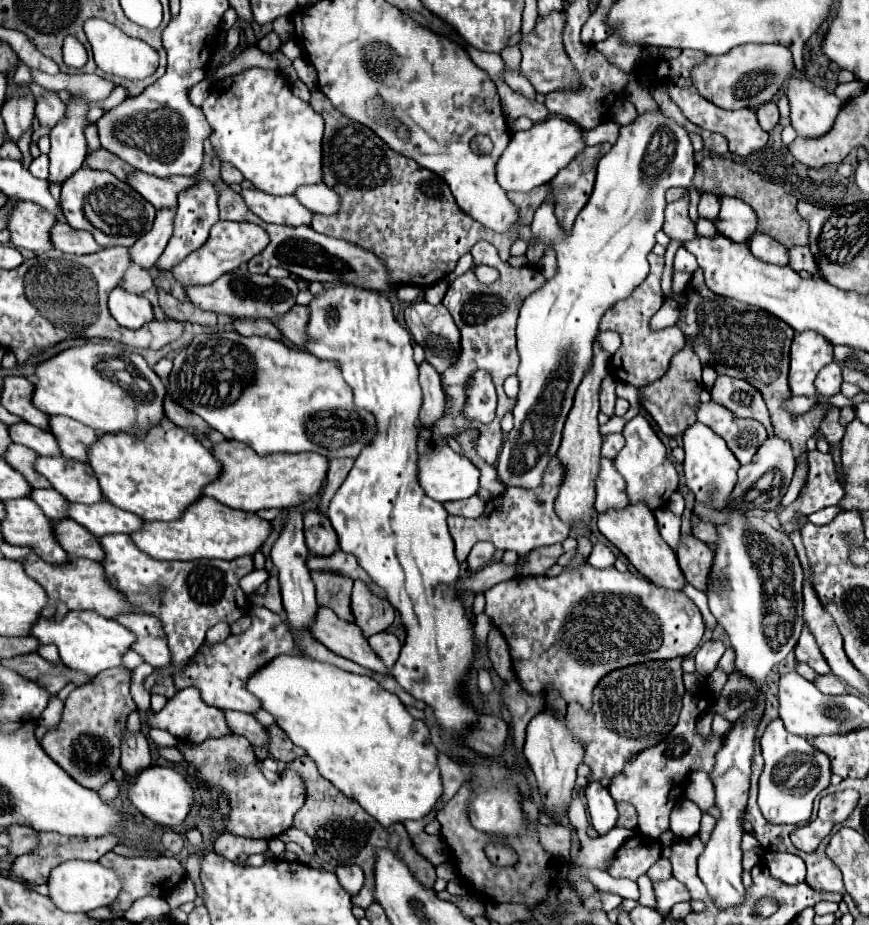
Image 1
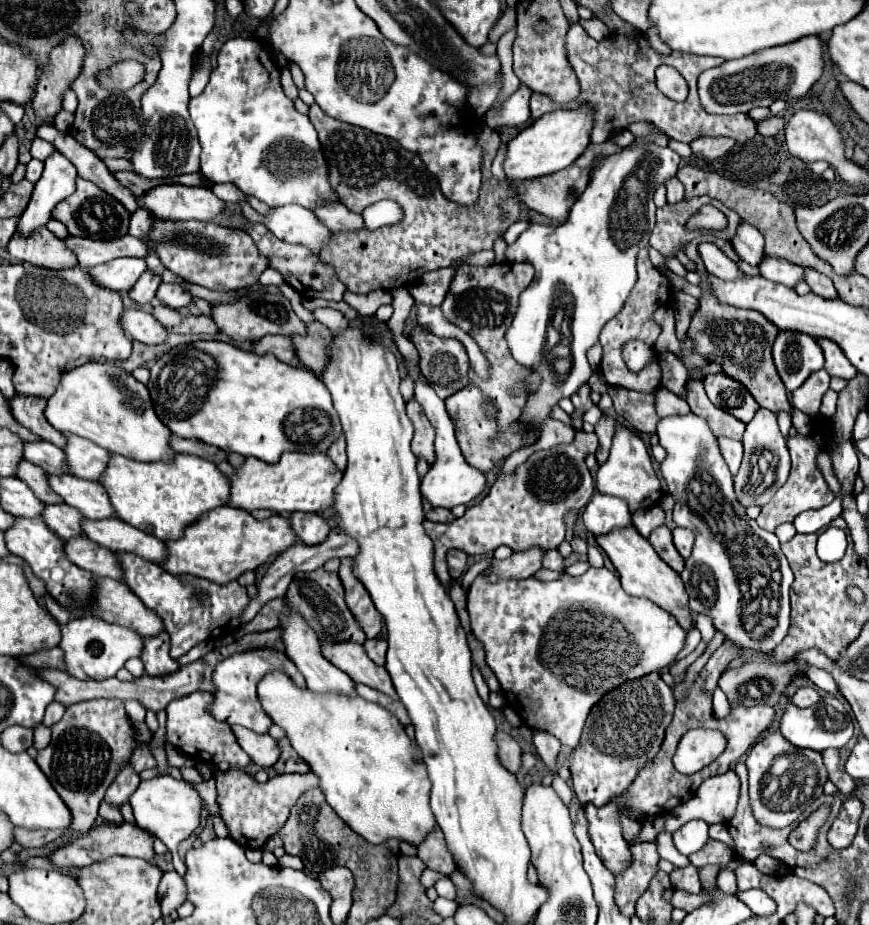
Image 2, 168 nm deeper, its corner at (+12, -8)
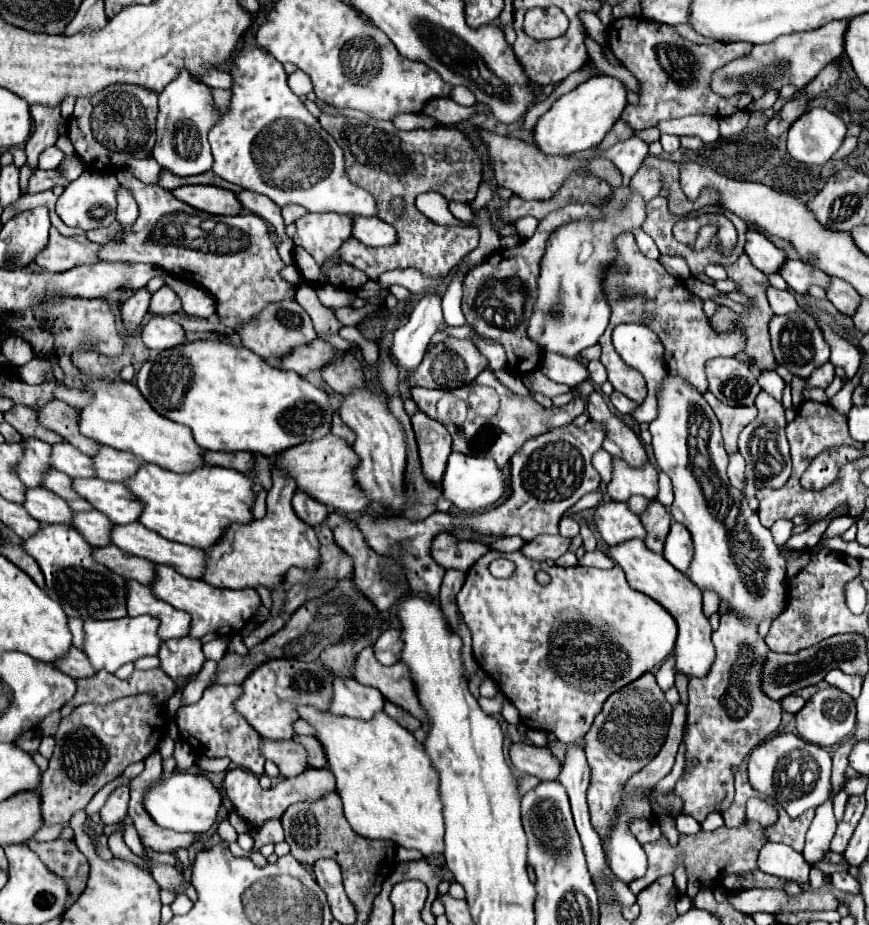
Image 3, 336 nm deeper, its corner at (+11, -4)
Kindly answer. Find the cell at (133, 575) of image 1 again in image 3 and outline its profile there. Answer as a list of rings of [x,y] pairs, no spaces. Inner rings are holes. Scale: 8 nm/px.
[[[157,565],[157,579],[151,585],[155,597],[167,601],[169,605],[173,605],[175,609],[187,611],[193,615],[193,625],[191,625],[191,637],[201,639],[205,633],[239,633],[247,621],[251,621],[257,613],[257,609],[261,607],[261,599],[259,593],[255,589],[219,589],[213,587],[205,581],[199,579],[189,579],[181,573],[177,573],[175,569],[167,567],[167,565]]]

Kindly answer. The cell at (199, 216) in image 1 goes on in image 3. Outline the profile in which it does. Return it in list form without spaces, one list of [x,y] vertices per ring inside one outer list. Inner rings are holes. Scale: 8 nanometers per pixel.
[[[141,287],[135,291],[135,295],[129,301],[125,301],[121,305],[121,321],[123,321],[123,327],[129,337],[139,329],[145,313],[149,309],[149,299],[151,299],[151,295],[147,293],[145,287]]]

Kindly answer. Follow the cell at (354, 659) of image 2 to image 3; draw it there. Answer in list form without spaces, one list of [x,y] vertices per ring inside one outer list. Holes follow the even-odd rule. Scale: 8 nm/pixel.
[[[369,645],[359,653],[353,675],[363,685],[379,689],[385,699],[403,707],[413,717],[419,717],[421,723],[427,723],[425,711],[419,703],[419,697],[417,697],[417,691],[415,691],[415,685],[413,685],[411,673],[409,673],[409,667],[403,661],[399,661],[391,667],[385,667],[377,661],[377,657],[373,655],[373,649]]]

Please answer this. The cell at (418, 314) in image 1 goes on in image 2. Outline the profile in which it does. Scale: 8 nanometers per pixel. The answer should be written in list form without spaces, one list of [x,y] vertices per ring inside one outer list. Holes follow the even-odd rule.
[[[416,325],[414,345],[420,353],[420,371],[440,399],[466,387],[468,355],[458,339],[442,339]]]

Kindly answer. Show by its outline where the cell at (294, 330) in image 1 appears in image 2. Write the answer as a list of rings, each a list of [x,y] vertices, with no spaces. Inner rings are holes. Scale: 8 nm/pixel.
[[[320,321],[308,323],[304,337],[292,337],[290,335],[290,341],[292,341],[294,349],[296,349],[298,359],[302,361],[302,365],[306,369],[312,369],[316,375],[320,375],[324,365],[326,365],[324,351],[328,347],[330,339],[332,339],[330,329],[326,325],[322,325]]]

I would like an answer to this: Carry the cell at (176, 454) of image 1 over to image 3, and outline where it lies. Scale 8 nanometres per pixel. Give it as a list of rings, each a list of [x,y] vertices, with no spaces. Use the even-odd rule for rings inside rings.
[[[143,463],[141,469],[129,481],[125,481],[125,485],[145,503],[139,523],[169,541],[191,547],[209,549],[223,537],[229,525],[245,525],[253,519],[253,481],[235,469],[205,465],[193,473],[177,475],[173,471],[165,471],[163,467]]]

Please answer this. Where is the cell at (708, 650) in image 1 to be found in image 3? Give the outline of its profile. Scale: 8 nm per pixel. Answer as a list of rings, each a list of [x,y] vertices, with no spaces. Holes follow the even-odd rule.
[[[709,589],[703,591],[703,611],[705,611],[707,617],[709,617],[711,613],[717,613],[719,603],[721,603],[721,599],[719,599],[713,591],[709,591]]]

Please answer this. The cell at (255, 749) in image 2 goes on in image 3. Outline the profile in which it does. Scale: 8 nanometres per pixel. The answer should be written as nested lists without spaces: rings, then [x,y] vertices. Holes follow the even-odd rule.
[[[263,739],[261,751],[267,759],[271,759],[281,769],[283,777],[297,777],[305,773],[305,769],[309,767],[305,749],[301,749],[301,745],[297,745],[295,741]]]

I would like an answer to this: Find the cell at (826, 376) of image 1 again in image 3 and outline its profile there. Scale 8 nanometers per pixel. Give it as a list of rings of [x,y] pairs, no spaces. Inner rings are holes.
[[[825,363],[811,373],[811,377],[807,379],[807,387],[823,387],[825,389],[833,381],[833,377],[835,377],[833,363]]]

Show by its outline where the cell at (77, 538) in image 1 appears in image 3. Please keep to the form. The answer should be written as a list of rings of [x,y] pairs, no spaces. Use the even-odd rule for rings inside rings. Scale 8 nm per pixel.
[[[107,545],[107,547],[99,547],[95,549],[95,559],[103,565],[107,565],[111,571],[119,573],[125,579],[135,579],[143,585],[149,585],[149,581],[153,581],[153,561],[129,555],[125,551],[121,551],[117,545]]]

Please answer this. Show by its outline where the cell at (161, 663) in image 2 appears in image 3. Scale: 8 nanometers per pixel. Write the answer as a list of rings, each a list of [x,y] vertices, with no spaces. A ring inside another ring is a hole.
[[[183,637],[183,639],[165,639],[161,643],[159,651],[161,659],[161,669],[173,677],[177,684],[177,690],[174,695],[167,701],[167,715],[175,717],[177,711],[183,707],[182,692],[189,681],[191,675],[197,675],[207,661],[205,653],[201,651],[201,641],[193,637]]]

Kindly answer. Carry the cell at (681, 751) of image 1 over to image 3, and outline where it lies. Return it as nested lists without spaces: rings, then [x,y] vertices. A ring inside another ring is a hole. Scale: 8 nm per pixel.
[[[727,609],[719,617],[719,629],[713,633],[717,659],[705,679],[689,681],[689,719],[685,731],[687,763],[697,757],[698,764],[683,773],[675,785],[675,793],[683,799],[683,813],[699,823],[711,811],[723,813],[733,803],[733,773],[743,759],[763,743],[781,723],[781,707],[777,701],[761,693],[761,665],[769,653],[765,639],[757,633],[753,621],[743,621]]]

